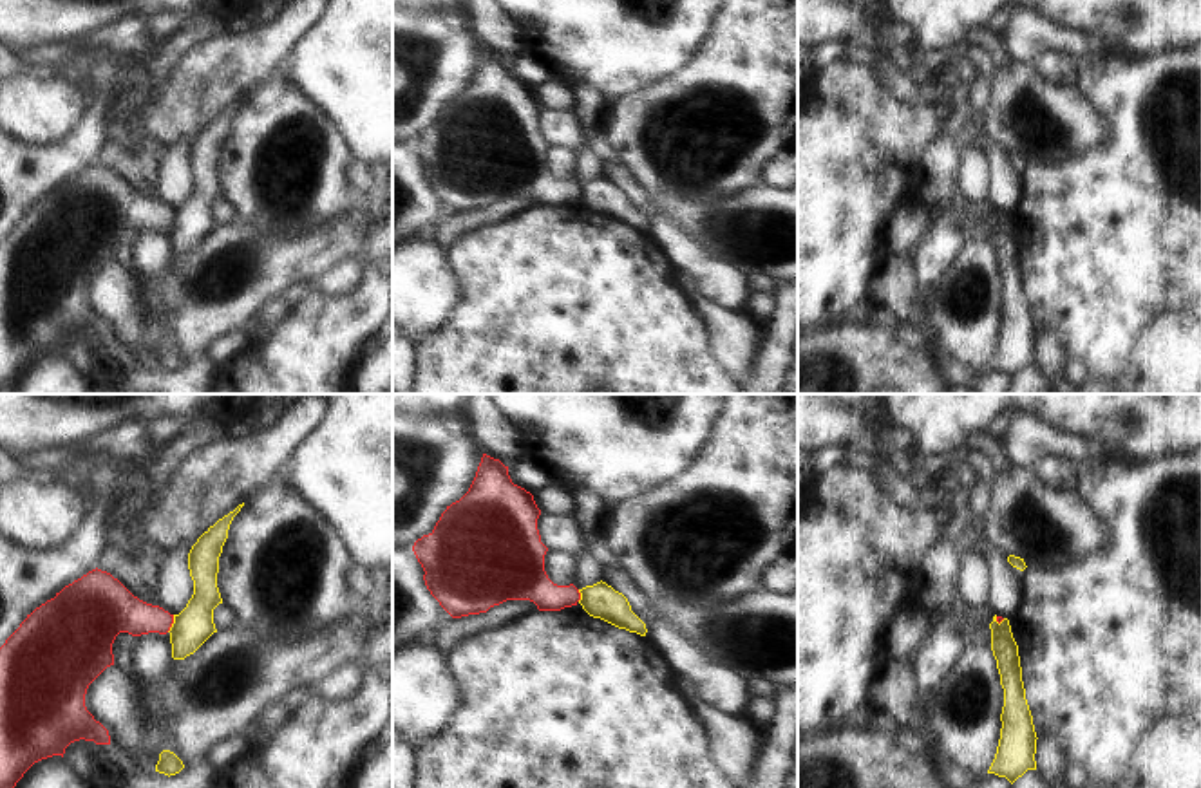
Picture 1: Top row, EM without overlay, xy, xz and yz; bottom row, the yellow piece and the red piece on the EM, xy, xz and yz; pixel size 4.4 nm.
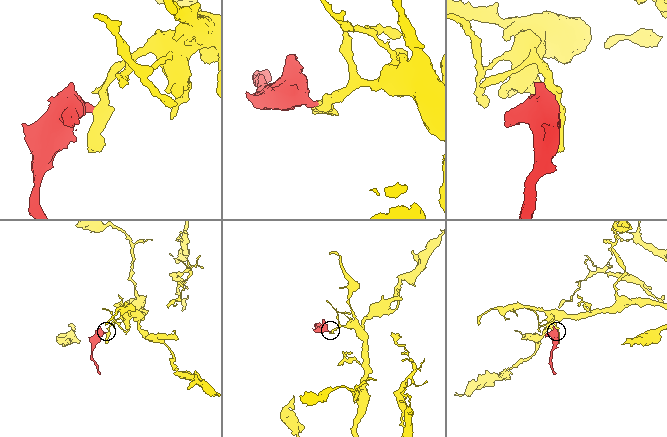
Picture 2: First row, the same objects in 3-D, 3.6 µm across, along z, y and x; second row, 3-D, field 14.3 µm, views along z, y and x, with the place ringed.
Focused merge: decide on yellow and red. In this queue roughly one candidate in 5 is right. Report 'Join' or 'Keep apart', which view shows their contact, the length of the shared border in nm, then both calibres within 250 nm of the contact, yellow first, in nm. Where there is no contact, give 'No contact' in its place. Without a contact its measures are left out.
Keep apart. Touches yellow in xy. Shared border 90 nm. Thickness 170 nm (yellow) against 190 nm.

